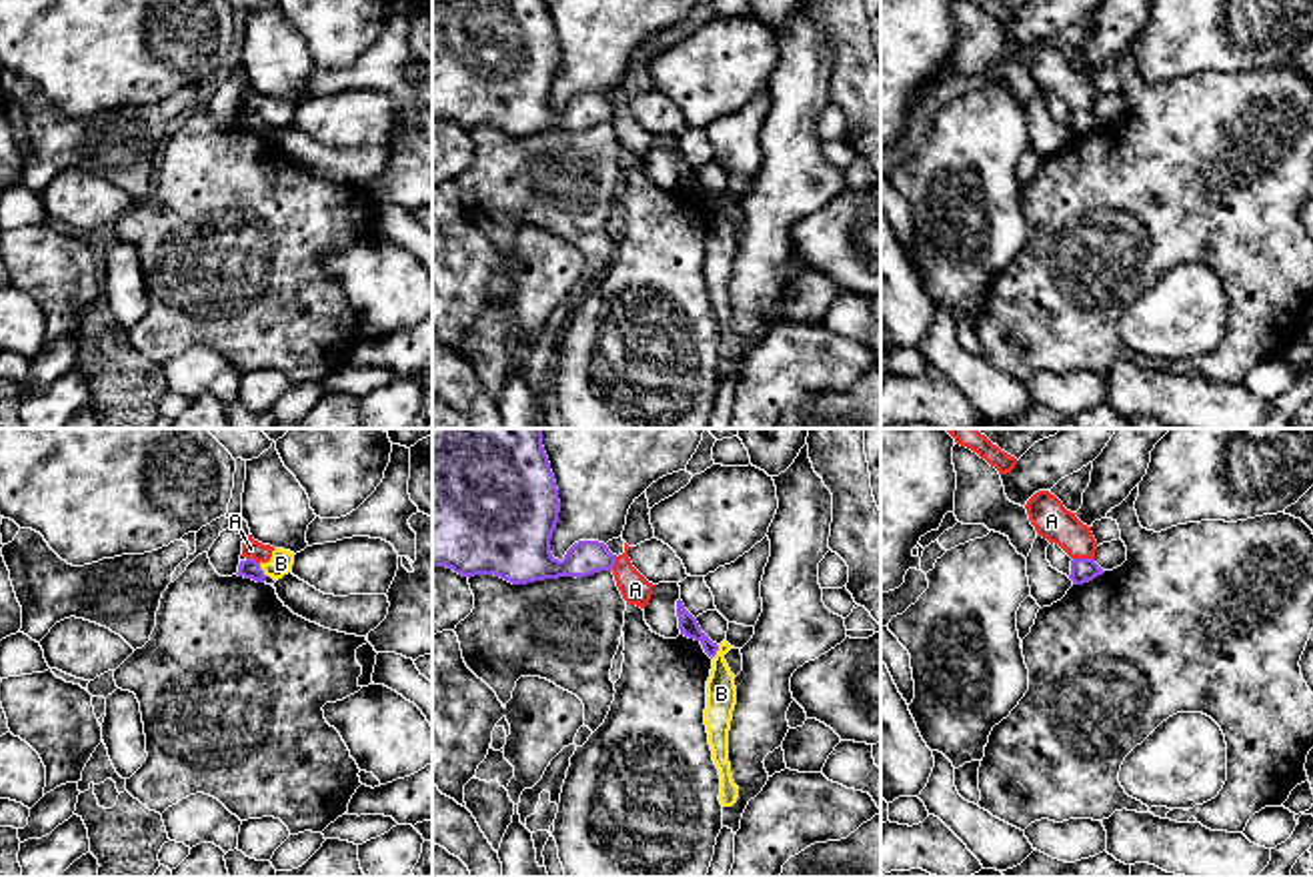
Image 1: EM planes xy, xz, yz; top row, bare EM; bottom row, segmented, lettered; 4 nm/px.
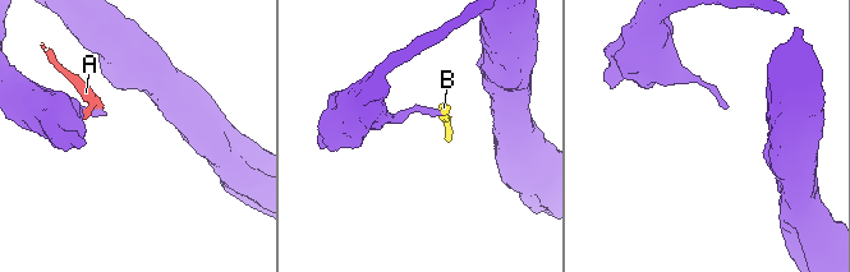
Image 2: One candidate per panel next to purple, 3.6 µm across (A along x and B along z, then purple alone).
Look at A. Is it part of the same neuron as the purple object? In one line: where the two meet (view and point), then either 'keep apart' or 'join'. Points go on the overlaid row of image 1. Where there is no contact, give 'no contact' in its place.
yz (1083, 559) | keep apart

